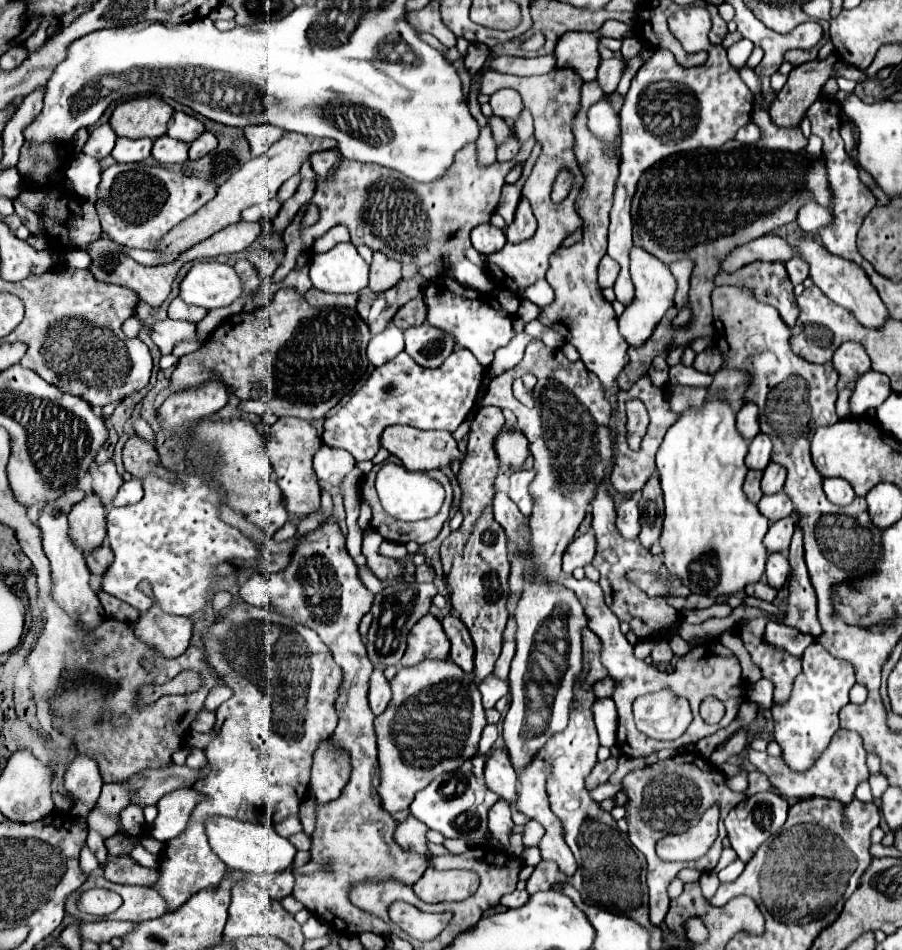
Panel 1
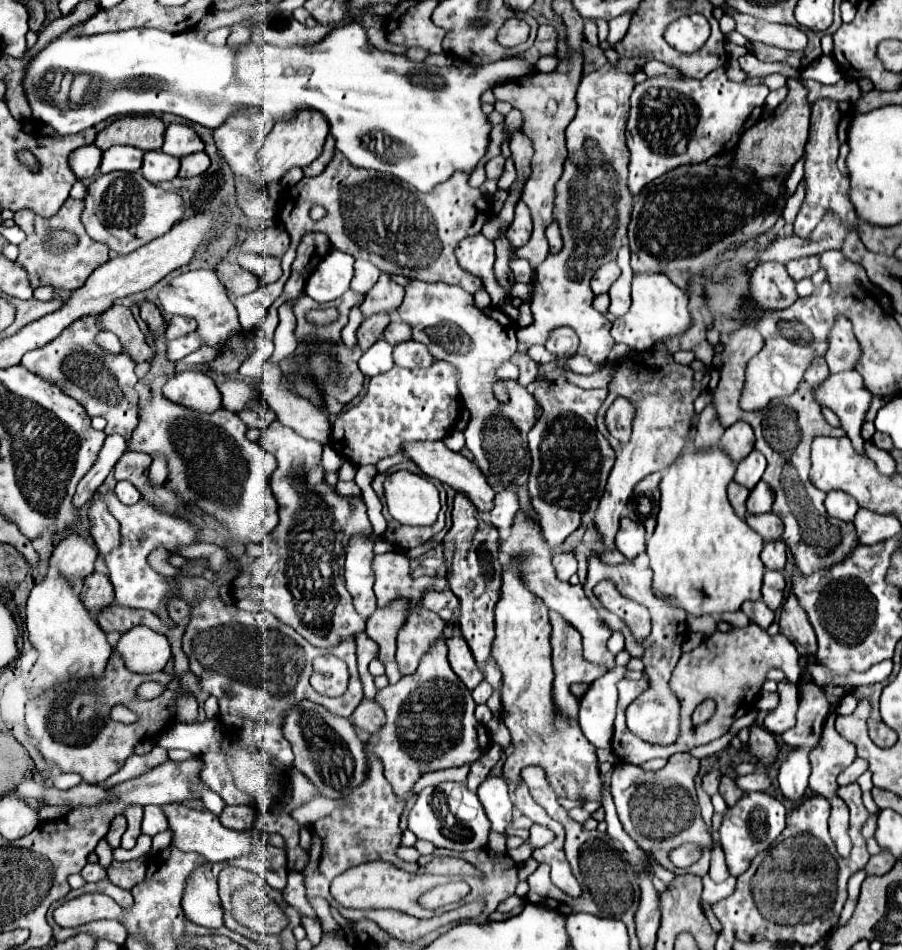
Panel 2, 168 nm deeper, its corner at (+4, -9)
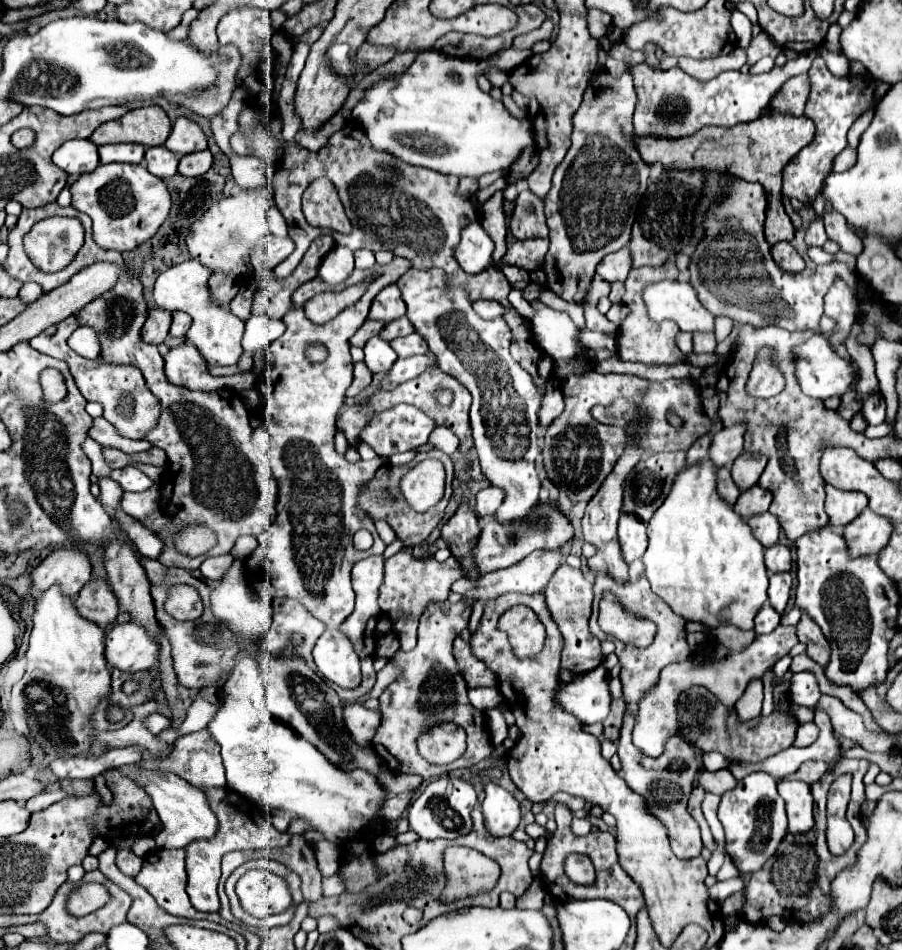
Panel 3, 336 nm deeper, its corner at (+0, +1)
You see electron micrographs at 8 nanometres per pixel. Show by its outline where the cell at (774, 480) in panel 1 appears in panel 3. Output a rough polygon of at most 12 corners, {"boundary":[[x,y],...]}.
{"boundary":[[755,485],[739,495],[733,509],[743,519],[765,513],[771,493]]}

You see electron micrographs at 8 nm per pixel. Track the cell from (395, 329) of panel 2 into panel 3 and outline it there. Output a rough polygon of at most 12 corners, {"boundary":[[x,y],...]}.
{"boundary":[[407,317],[387,323],[383,327],[385,341],[413,333]]}

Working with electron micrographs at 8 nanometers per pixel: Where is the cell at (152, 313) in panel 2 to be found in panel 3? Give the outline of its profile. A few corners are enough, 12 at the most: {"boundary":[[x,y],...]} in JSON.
{"boundary":[[151,309],[141,339],[161,345],[169,335],[171,313]]}

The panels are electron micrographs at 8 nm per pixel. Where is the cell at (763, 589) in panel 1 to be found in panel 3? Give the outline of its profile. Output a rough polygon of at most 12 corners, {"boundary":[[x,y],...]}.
{"boundary":[[765,603],[755,617],[757,635],[771,633],[781,615]]}

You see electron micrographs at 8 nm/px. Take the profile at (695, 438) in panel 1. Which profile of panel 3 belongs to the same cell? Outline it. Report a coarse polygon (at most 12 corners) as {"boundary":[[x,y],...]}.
{"boundary":[[683,469],[647,523],[651,589],[705,629],[753,629],[763,545]]}

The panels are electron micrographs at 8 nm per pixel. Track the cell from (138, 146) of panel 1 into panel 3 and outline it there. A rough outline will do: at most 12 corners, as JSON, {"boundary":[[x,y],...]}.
{"boundary":[[137,143],[99,147],[101,163],[141,163]]}

